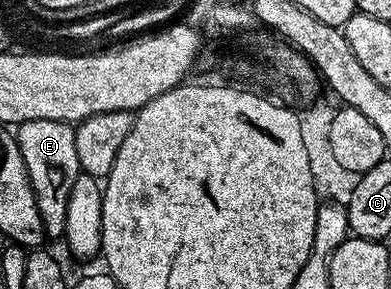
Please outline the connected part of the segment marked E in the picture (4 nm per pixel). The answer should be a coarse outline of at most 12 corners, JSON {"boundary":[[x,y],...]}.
{"boundary":[[36,119],[16,136],[47,238],[62,237],[82,172],[75,126]]}

